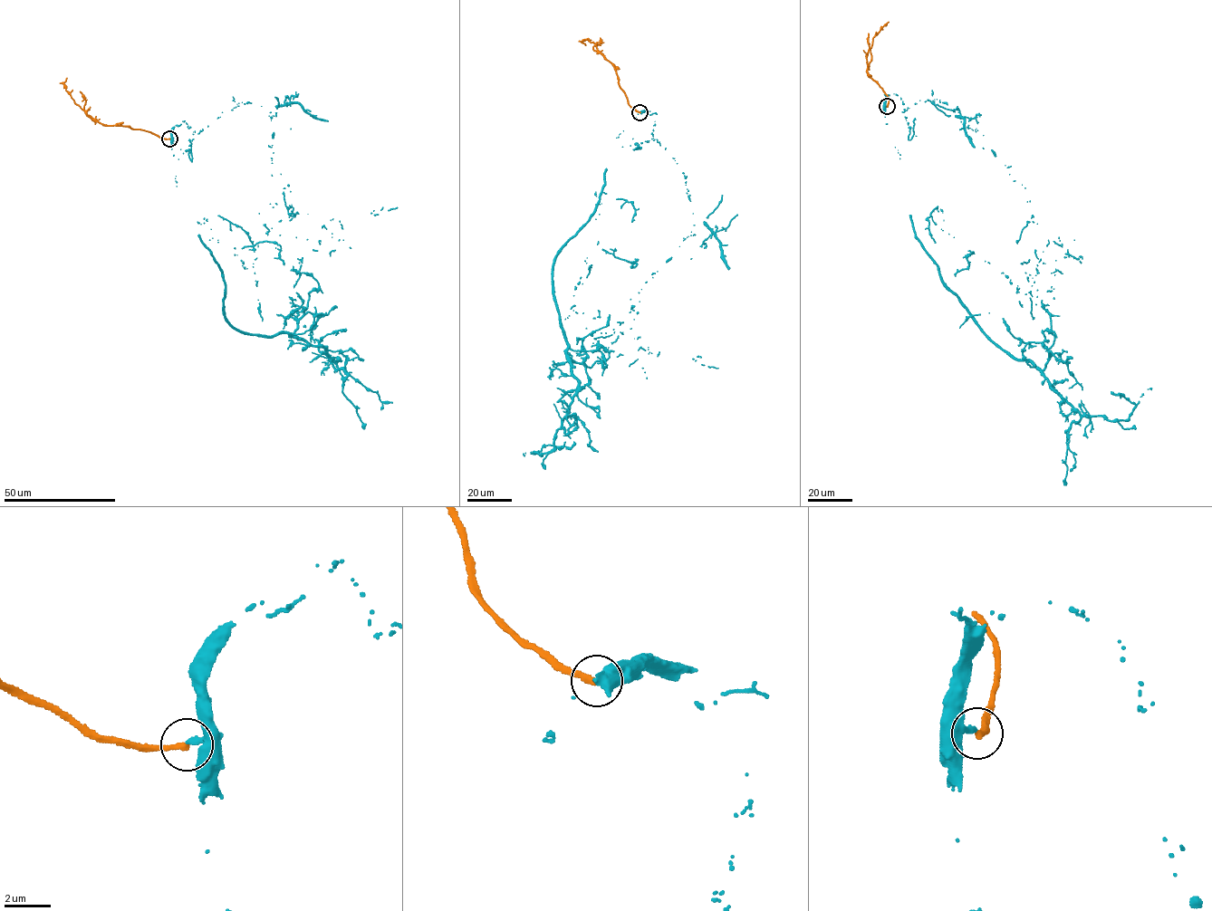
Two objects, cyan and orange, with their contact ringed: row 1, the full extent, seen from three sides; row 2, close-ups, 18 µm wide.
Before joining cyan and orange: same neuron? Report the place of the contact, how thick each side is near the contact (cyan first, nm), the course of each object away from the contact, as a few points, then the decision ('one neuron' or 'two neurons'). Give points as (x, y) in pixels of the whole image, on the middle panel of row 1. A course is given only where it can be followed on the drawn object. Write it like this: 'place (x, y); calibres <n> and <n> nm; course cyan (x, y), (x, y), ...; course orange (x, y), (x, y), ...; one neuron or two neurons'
place (639, 112); calibres 240 and 260 nm; course cyan (640, 112), (694, 225), (610, 350), (594, 318), (606, 366), (572, 361), (555, 258), (601, 190), (631, 222); course orange (639, 112), (630, 106), (612, 66), (588, 38), (582, 42), (585, 45); two neurons

